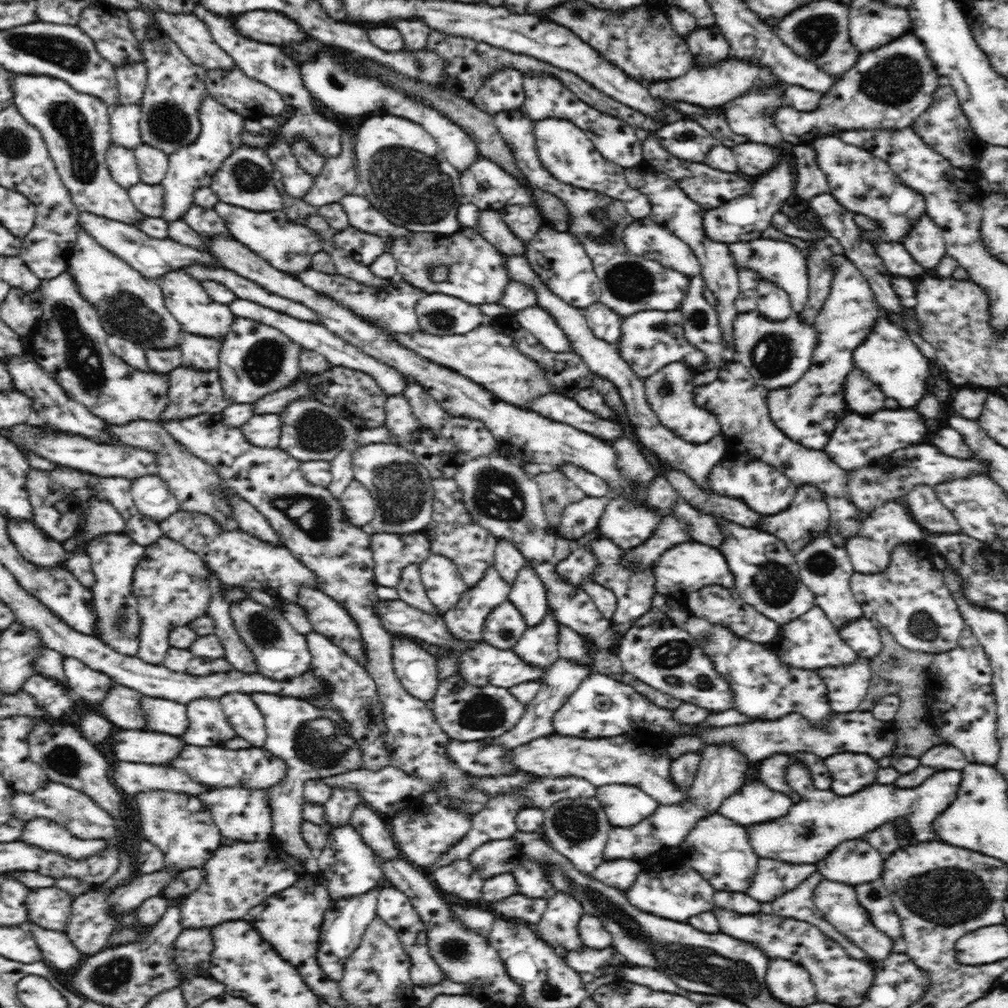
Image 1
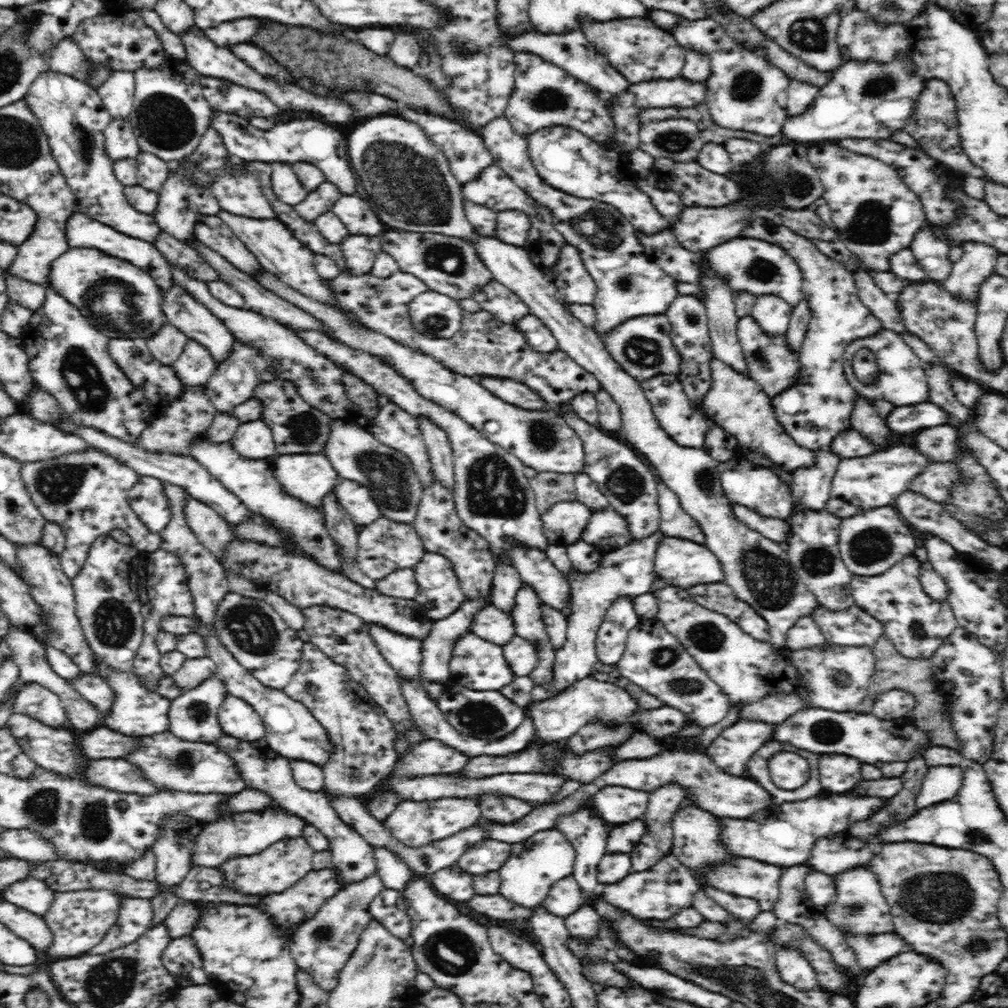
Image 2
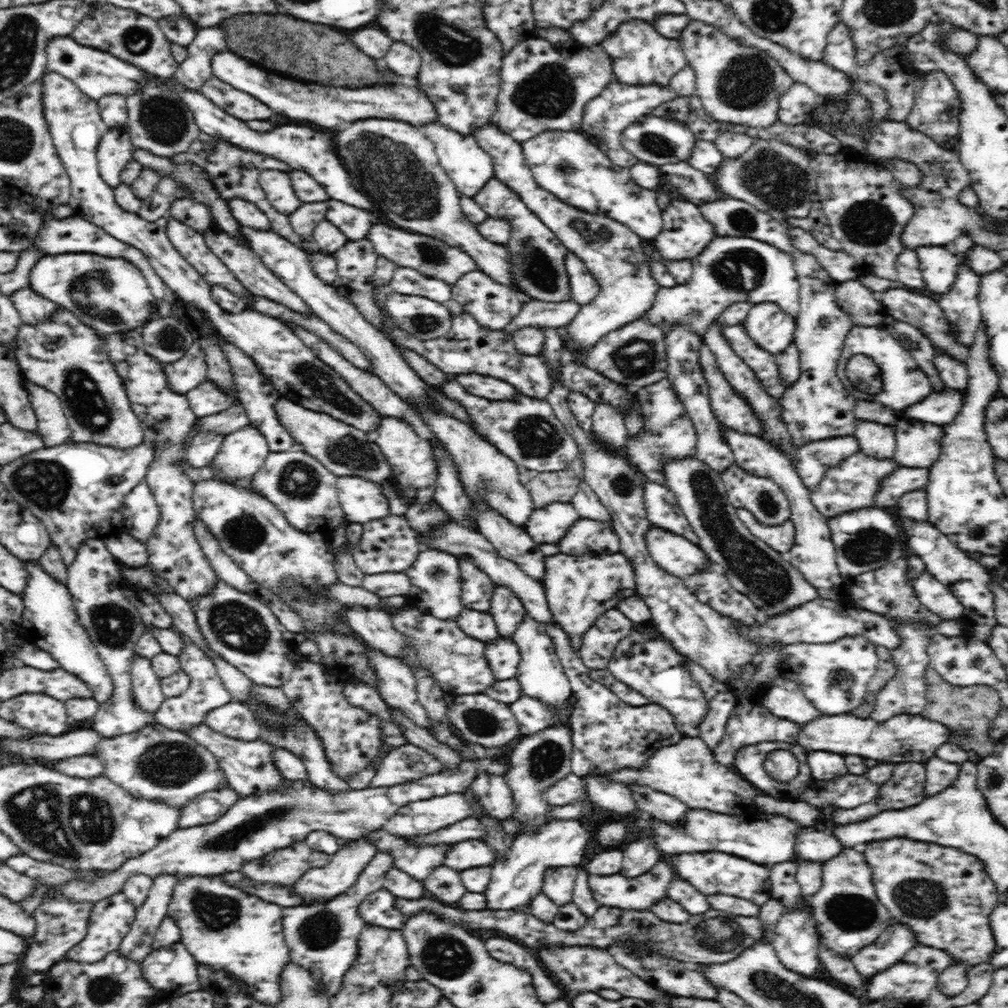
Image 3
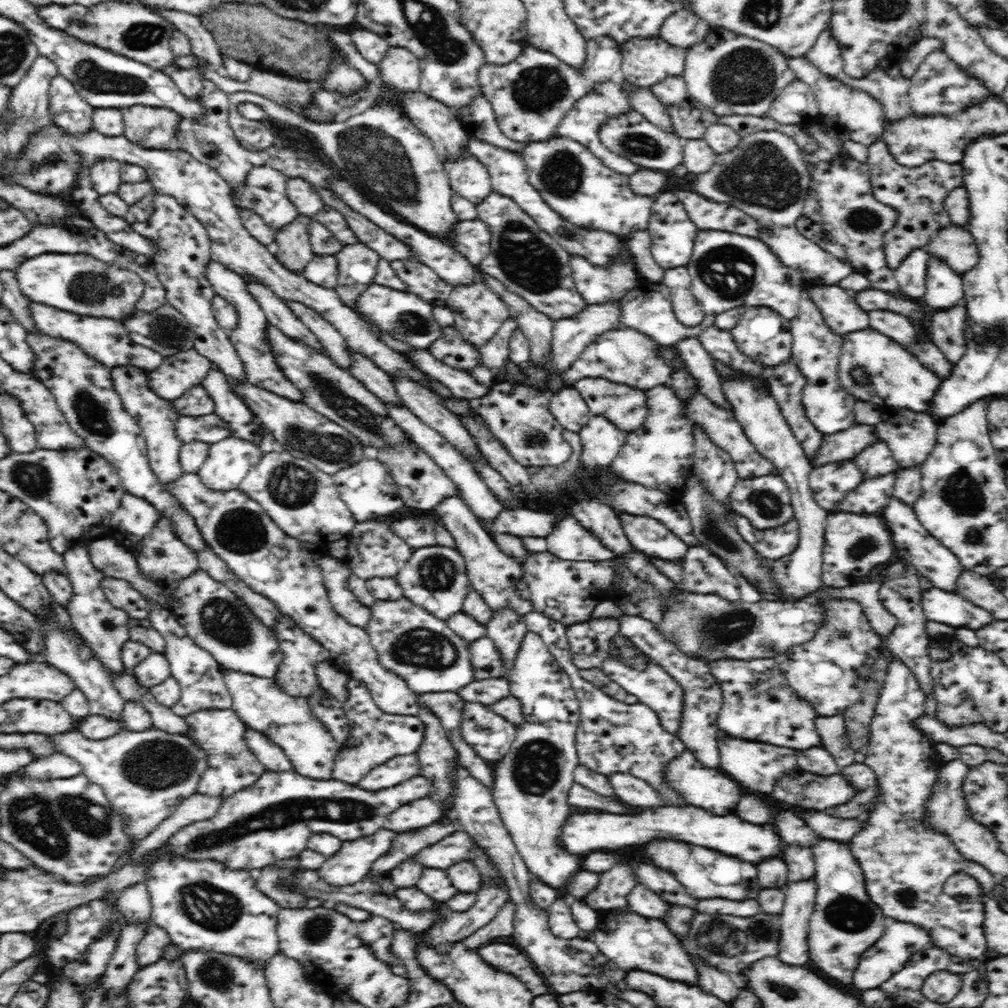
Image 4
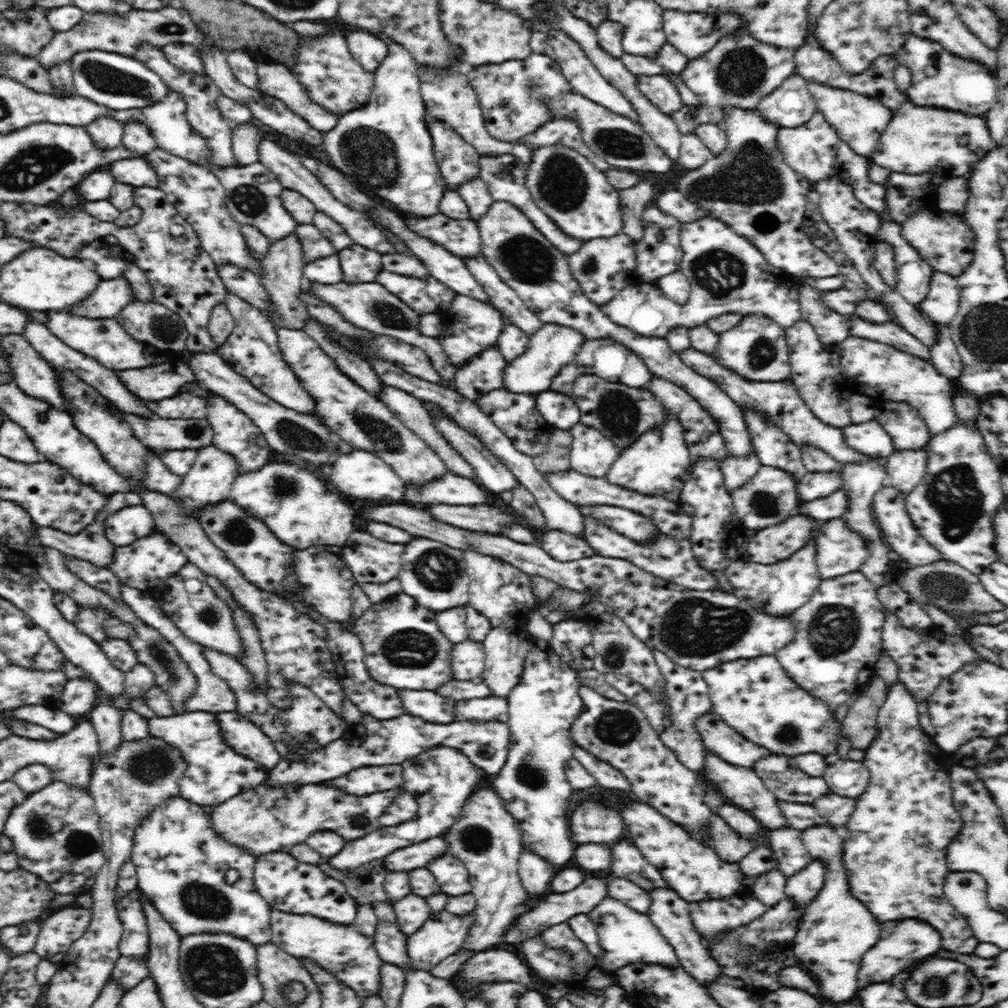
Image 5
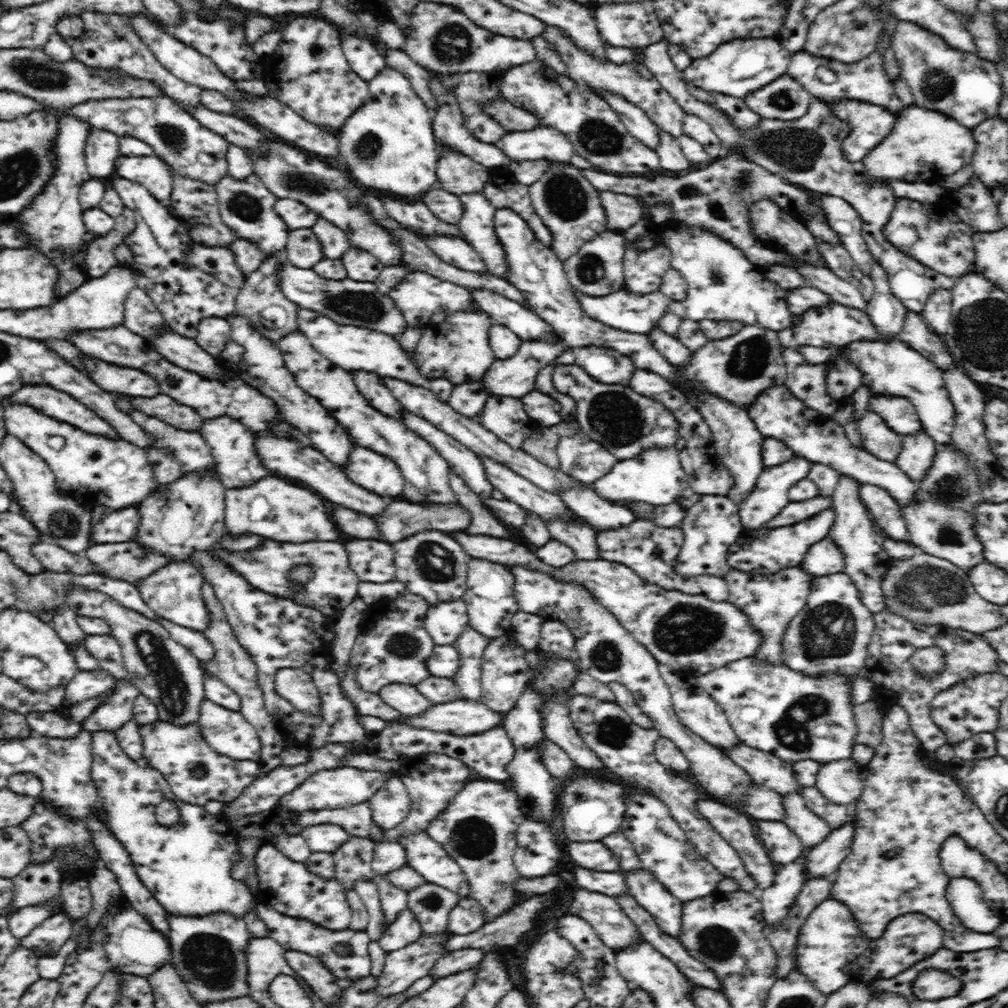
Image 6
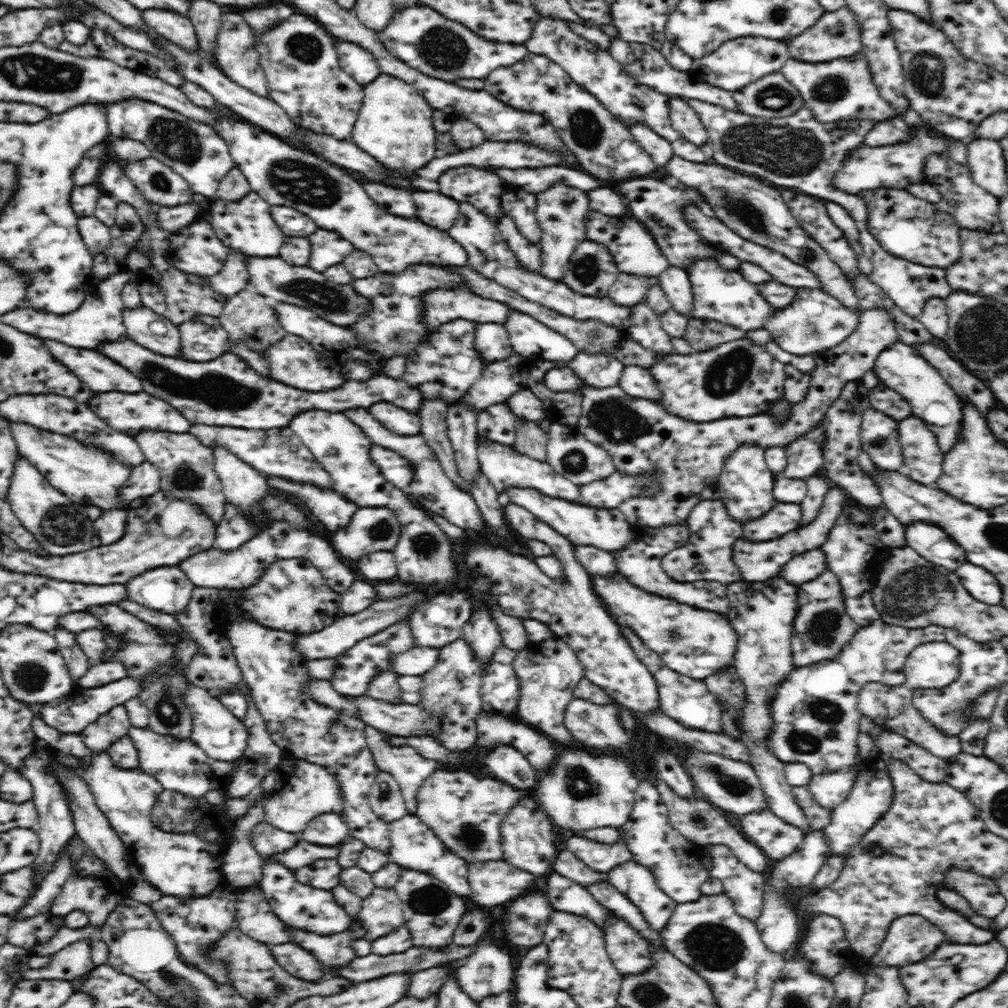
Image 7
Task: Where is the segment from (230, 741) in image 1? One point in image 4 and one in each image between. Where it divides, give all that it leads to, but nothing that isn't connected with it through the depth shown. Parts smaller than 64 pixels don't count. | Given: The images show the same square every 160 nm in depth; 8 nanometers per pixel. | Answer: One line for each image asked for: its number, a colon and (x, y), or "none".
2: (193, 716)
3: (206, 691)
4: (200, 677)

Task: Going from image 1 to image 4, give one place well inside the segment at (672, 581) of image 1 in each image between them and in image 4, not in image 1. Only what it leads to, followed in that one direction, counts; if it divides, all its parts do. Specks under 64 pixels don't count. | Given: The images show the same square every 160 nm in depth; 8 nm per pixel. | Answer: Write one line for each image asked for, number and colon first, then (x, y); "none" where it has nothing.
2: (680, 562)
3: (678, 556)
4: (648, 535)

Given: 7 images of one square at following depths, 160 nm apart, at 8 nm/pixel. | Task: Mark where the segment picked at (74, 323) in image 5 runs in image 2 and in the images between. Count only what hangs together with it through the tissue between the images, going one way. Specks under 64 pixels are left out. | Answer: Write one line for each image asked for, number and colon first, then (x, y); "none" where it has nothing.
2: (29, 295)
3: (33, 308)
4: (106, 340)

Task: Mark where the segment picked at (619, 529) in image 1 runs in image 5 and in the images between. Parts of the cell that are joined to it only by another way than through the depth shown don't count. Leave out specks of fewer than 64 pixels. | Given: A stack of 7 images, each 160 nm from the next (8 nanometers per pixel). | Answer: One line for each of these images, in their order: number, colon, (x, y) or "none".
2: (607, 530)
3: (589, 537)
4: (569, 540)
5: (562, 546)

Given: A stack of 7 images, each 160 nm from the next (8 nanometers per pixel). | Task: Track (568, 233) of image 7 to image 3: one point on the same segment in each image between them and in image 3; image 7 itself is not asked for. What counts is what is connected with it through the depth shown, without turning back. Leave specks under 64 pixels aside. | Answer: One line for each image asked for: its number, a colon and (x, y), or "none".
3: (563, 162)
4: (574, 183)
5: (559, 178)
6: (567, 203)

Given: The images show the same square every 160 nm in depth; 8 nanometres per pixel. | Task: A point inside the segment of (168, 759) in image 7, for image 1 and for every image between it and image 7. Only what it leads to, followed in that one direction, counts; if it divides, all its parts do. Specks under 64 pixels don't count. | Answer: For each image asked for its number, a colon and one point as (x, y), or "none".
1: (244, 716)
2: (237, 718)
3: (235, 720)
4: (220, 733)
5: (214, 773)
6: (196, 773)

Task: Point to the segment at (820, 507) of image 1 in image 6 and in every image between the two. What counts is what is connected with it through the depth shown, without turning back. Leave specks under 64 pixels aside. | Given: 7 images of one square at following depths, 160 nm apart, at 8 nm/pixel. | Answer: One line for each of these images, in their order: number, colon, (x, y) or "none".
2: (811, 485)
3: (812, 459)
4: (844, 445)
5: (870, 438)
6: (878, 439)

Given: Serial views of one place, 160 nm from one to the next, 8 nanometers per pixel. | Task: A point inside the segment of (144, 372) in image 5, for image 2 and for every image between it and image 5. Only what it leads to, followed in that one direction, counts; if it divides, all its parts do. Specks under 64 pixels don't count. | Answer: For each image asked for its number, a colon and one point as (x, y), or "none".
2: (195, 366)
3: (190, 371)
4: (177, 374)

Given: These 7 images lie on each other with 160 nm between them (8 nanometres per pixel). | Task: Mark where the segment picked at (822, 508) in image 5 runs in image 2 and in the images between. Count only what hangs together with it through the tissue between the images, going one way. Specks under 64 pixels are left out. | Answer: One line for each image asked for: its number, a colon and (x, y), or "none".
2: (936, 482)
3: (902, 479)
4: (871, 495)

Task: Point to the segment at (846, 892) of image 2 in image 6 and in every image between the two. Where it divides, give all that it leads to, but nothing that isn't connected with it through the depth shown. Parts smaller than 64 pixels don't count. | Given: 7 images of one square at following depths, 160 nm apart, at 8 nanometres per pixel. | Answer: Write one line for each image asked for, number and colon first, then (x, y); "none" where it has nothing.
3: (848, 915)
4: (845, 922)
5: (836, 929)
6: (827, 945)

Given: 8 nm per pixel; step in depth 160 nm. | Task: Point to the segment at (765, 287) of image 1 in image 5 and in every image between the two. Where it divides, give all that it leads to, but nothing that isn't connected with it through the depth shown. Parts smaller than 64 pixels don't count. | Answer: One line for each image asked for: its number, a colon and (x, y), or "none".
2: (773, 314)
3: (771, 328)
4: (761, 333)
5: (757, 349)

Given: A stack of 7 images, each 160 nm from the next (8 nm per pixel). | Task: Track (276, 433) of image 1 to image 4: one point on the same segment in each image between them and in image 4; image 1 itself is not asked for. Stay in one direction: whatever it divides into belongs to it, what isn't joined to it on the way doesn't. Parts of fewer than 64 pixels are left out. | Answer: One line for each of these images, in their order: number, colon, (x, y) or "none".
2: (254, 440)
3: (242, 453)
4: (228, 462)

